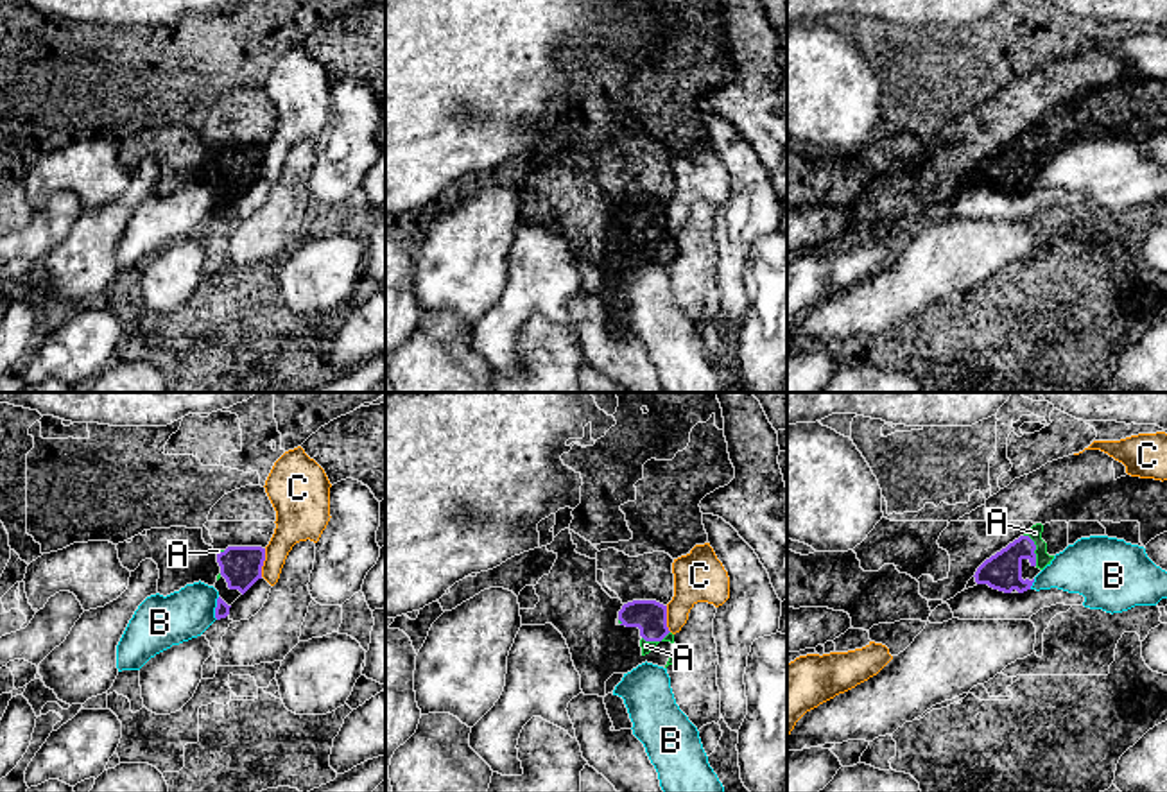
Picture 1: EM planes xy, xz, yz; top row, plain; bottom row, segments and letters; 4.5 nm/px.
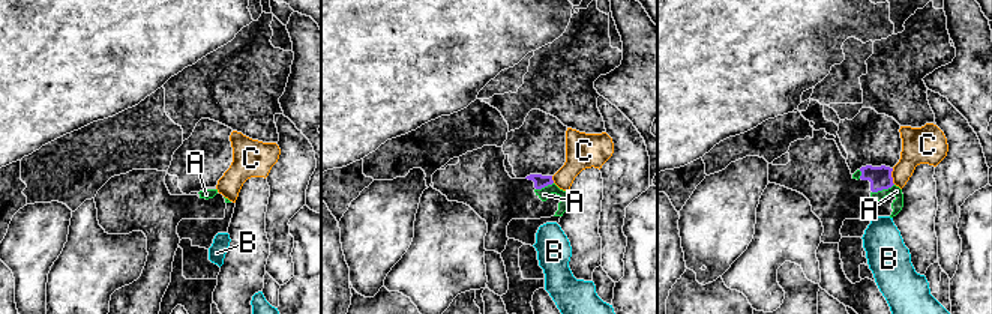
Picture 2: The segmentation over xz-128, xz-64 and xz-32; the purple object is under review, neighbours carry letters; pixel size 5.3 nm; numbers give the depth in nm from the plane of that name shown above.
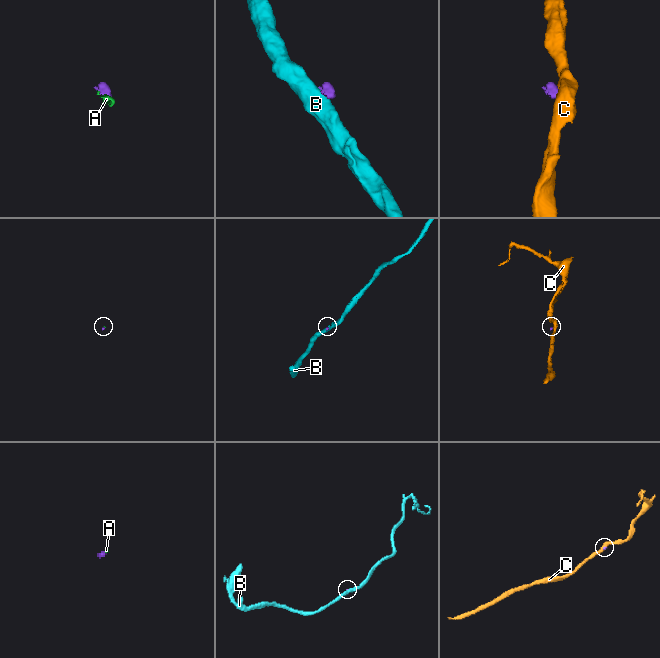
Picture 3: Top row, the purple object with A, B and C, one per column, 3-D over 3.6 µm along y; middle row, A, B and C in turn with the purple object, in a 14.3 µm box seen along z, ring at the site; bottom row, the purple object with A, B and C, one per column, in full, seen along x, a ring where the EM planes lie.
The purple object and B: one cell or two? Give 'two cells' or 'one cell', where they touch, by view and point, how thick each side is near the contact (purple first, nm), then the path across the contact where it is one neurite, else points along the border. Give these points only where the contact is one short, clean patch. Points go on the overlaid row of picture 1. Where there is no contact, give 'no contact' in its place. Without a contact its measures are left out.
two cells; meets purple in xy at (216, 608); 60 nm thick on the purple side, 220 nm on the other; border along xy (219, 597), (216, 619)

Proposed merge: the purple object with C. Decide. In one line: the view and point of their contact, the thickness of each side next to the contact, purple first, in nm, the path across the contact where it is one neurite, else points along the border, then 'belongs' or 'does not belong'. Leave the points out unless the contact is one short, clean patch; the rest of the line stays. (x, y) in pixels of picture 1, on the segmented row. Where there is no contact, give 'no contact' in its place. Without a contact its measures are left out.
meets purple in xy at (262, 563); 180 nm thick on the purple side, 190 nm on the other; border along xy (266, 549), (260, 576); does not belong

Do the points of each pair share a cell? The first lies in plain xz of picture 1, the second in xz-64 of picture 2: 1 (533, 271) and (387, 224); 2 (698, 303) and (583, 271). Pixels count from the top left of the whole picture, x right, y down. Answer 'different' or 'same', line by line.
1: different
2: same

